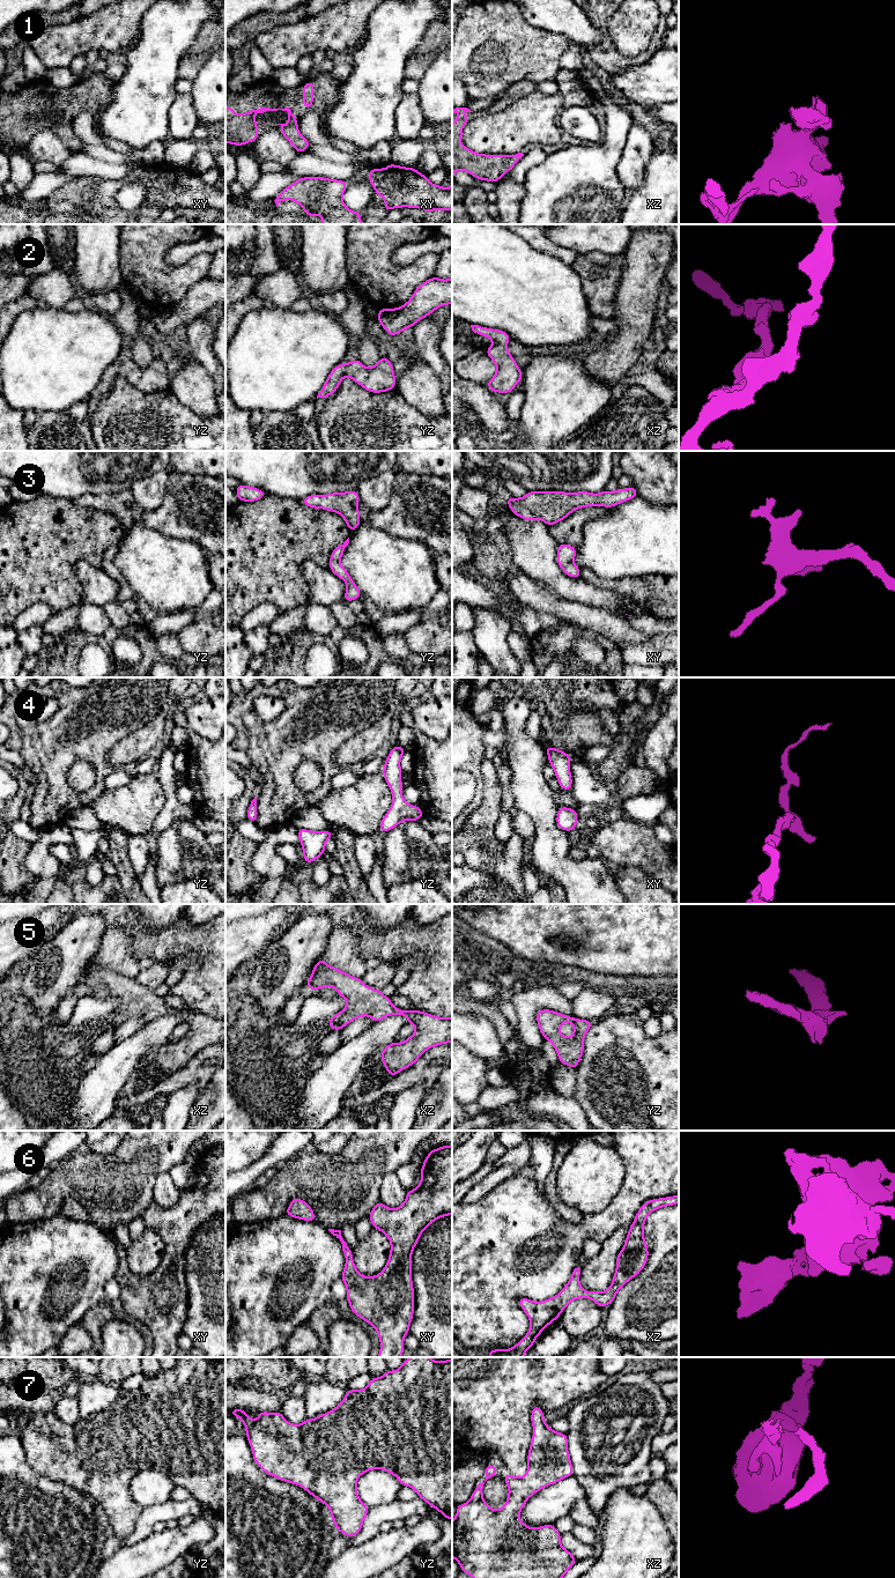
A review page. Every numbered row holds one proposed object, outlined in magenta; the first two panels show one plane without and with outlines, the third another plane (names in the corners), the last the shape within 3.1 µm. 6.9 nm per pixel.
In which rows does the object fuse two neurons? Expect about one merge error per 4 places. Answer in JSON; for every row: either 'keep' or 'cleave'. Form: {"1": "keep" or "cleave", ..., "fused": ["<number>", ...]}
{"1": "keep", "2": "keep", "3": "keep", "4": "keep", "5": "keep", "6": "keep", "7": "keep", "fused": []}

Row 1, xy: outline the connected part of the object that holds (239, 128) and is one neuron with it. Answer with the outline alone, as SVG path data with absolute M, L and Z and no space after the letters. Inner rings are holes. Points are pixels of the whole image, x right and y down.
M225 106L225 142L228 145L245 146L247 142L253 142L259 138L258 125L259 120L254 120L253 117L257 113L264 113L266 111L287 111L289 121L280 125L281 134L289 141L289 143L297 150L298 154L305 151L311 145L298 131L297 117L291 113L289 108L284 109L269 109L260 108L258 110L251 110L242 114L235 113L232 106Z

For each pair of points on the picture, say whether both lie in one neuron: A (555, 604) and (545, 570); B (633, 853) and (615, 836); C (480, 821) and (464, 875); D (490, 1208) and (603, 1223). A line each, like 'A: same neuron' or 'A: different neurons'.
A: different neurons
B: same neuron
C: different neurons
D: same neuron

